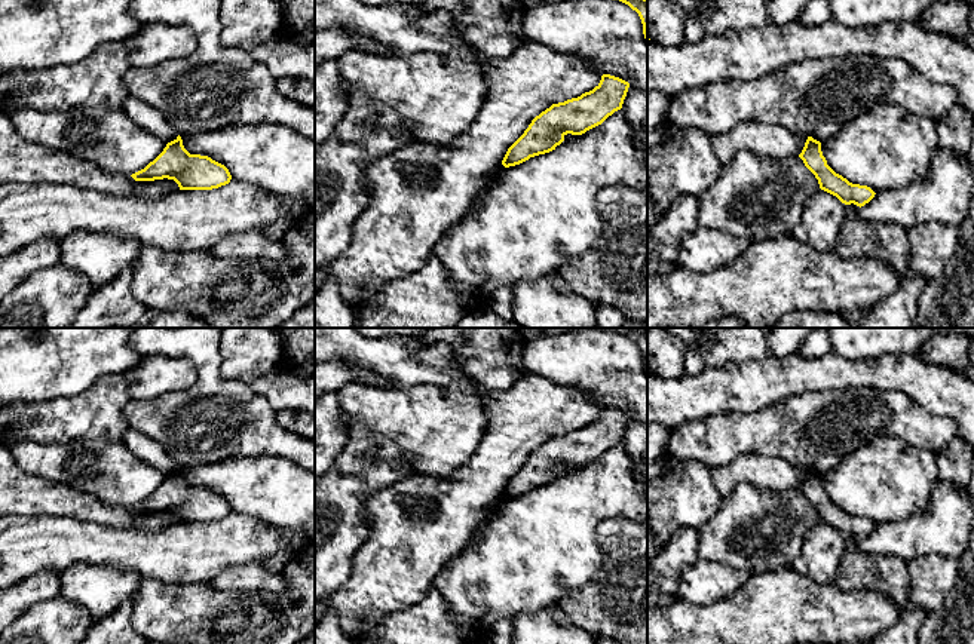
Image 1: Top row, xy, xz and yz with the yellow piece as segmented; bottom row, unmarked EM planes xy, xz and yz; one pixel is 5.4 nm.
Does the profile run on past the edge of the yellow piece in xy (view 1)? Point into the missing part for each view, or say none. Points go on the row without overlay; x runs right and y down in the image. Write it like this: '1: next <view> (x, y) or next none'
1: next none

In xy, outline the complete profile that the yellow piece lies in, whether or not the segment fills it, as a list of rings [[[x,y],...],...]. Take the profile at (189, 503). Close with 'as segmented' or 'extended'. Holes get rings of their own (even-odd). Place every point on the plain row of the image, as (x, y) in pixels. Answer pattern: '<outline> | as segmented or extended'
[[[178,467],[144,502],[131,507],[135,513],[174,512],[180,522],[212,522],[230,515],[229,502],[208,488],[190,487]]] | as segmented

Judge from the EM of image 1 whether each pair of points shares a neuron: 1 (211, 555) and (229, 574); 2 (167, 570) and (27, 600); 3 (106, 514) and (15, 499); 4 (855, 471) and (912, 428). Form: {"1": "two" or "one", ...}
{"1": "two", "2": "two", "3": "one", "4": "two"}

